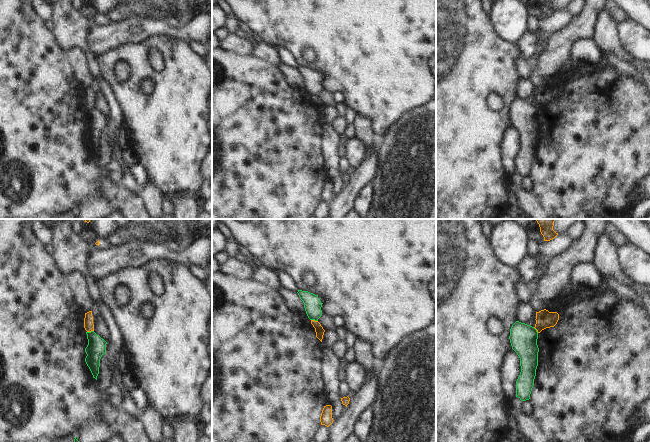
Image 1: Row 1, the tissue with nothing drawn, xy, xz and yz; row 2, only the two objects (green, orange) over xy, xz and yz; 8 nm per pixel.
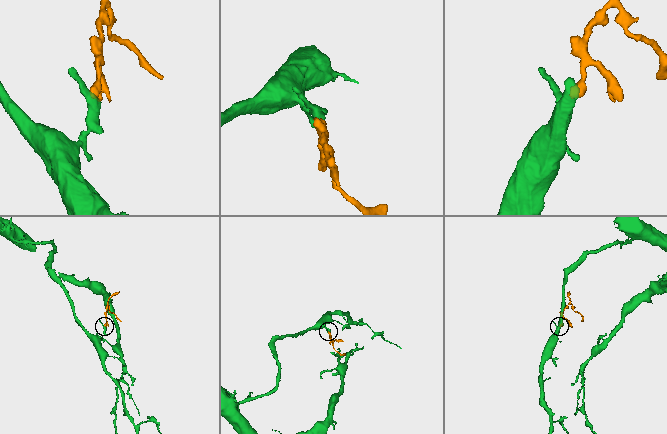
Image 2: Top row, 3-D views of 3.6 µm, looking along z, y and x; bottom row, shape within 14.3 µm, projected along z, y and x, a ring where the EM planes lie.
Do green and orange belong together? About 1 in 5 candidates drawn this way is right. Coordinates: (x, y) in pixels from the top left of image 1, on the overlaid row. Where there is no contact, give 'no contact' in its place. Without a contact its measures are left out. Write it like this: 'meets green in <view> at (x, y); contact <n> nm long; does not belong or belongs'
meets green in xy at (91, 331); contact 60 nm long; does not belong

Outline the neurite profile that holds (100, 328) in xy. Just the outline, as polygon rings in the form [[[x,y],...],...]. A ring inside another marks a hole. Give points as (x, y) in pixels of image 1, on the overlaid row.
[[[92,310],[92,316],[93,316],[94,332],[97,335],[99,335],[102,339],[104,339],[106,342],[108,342],[110,335],[104,320],[100,316],[100,314],[95,310]]]

